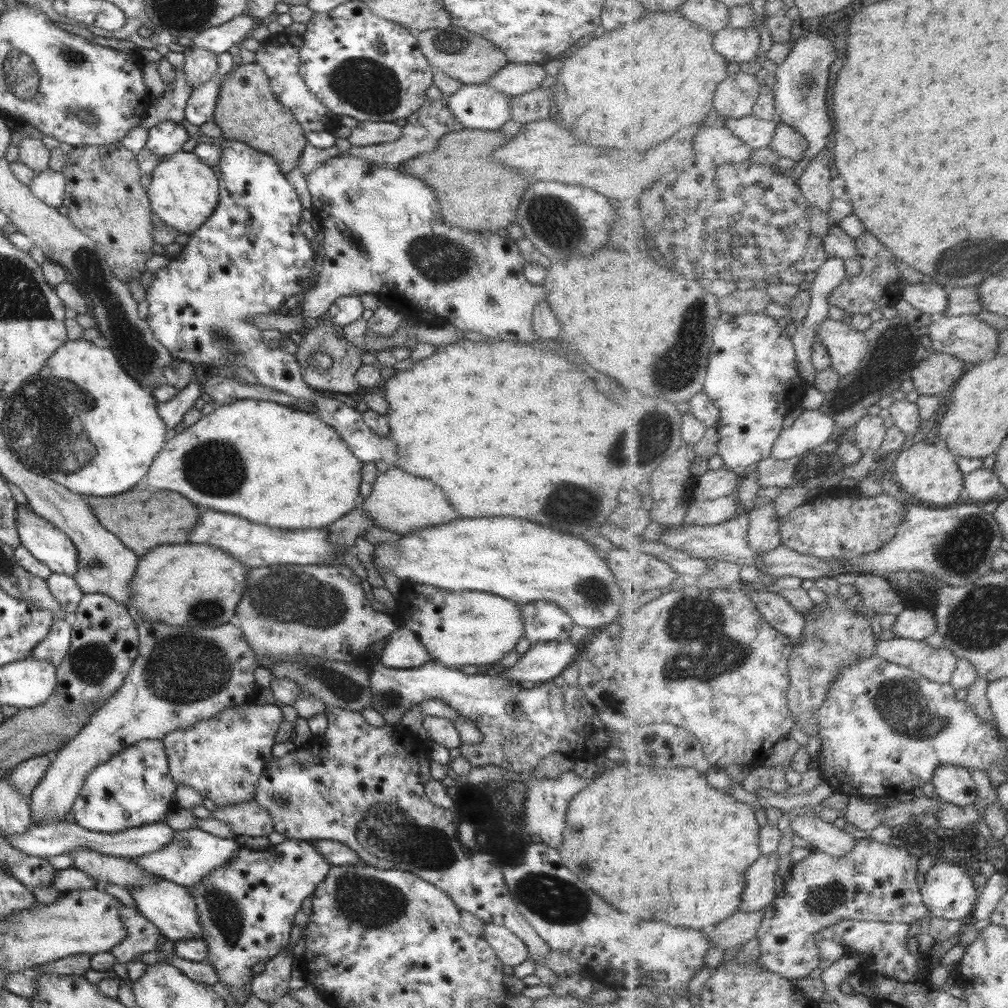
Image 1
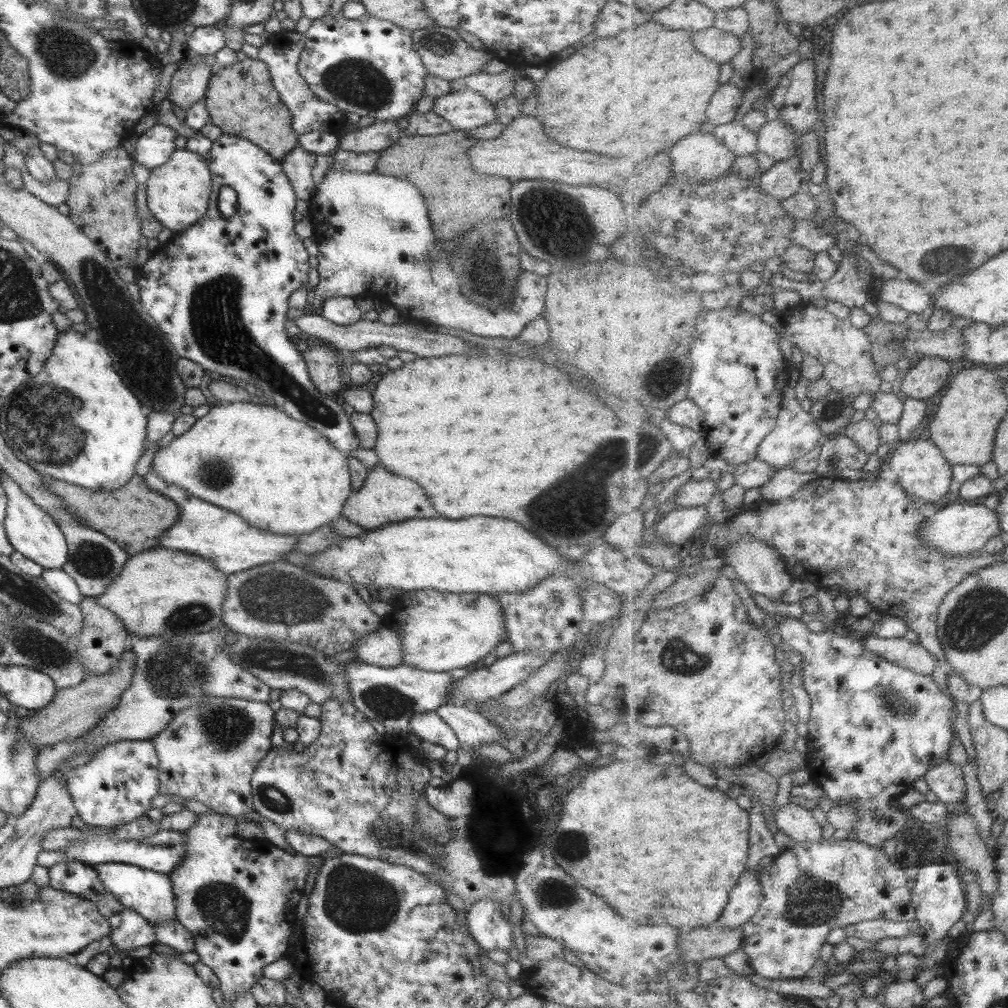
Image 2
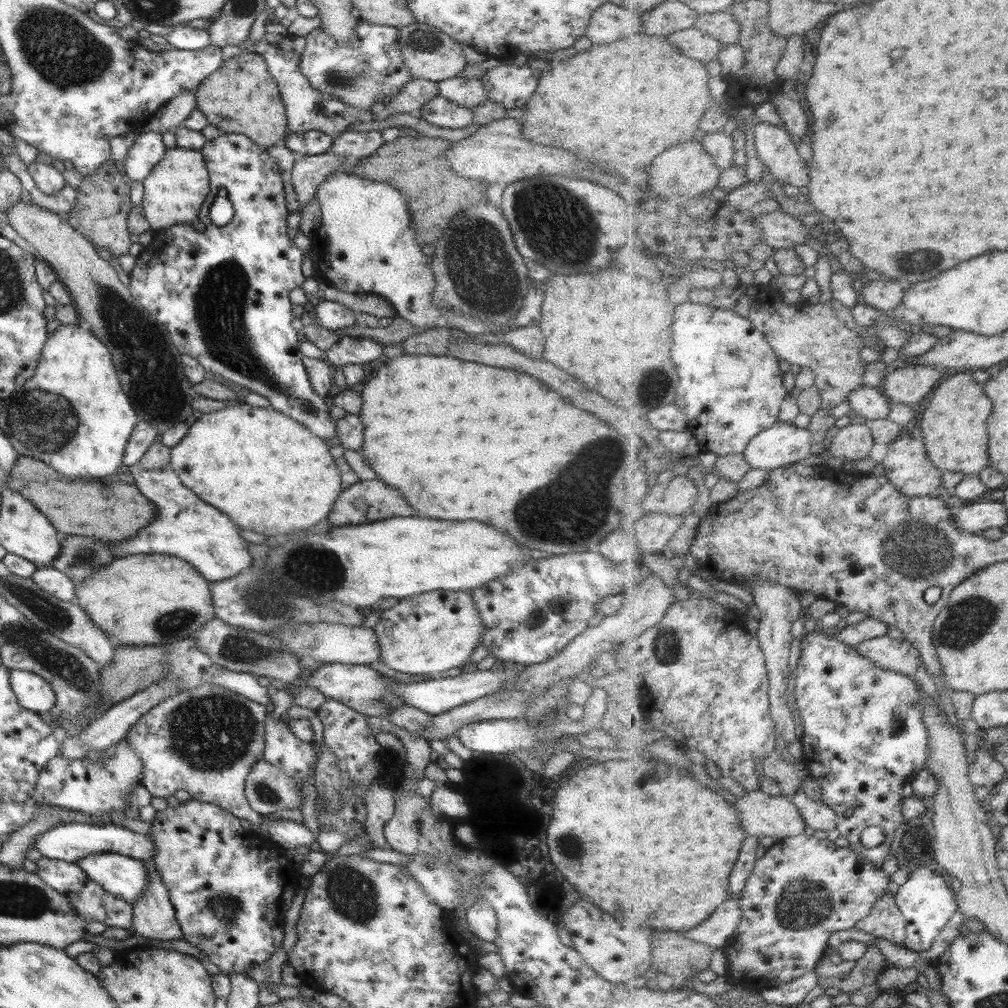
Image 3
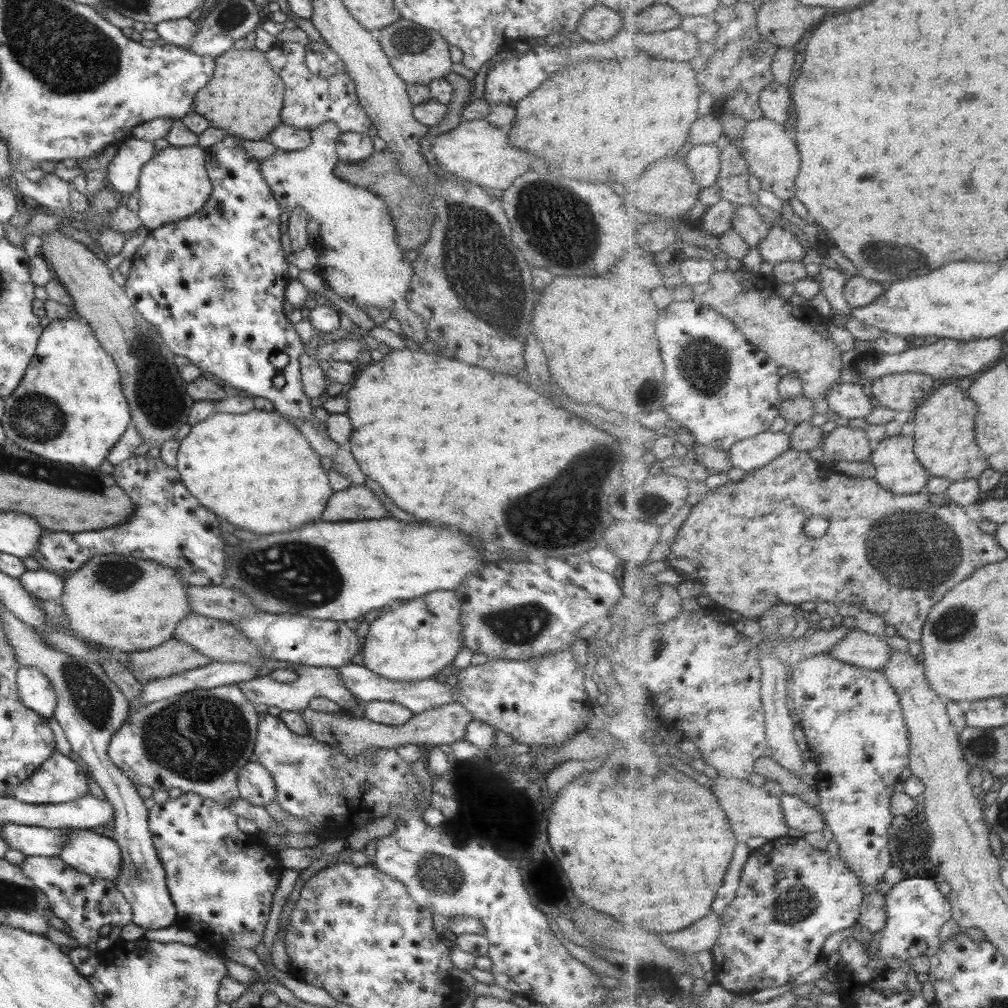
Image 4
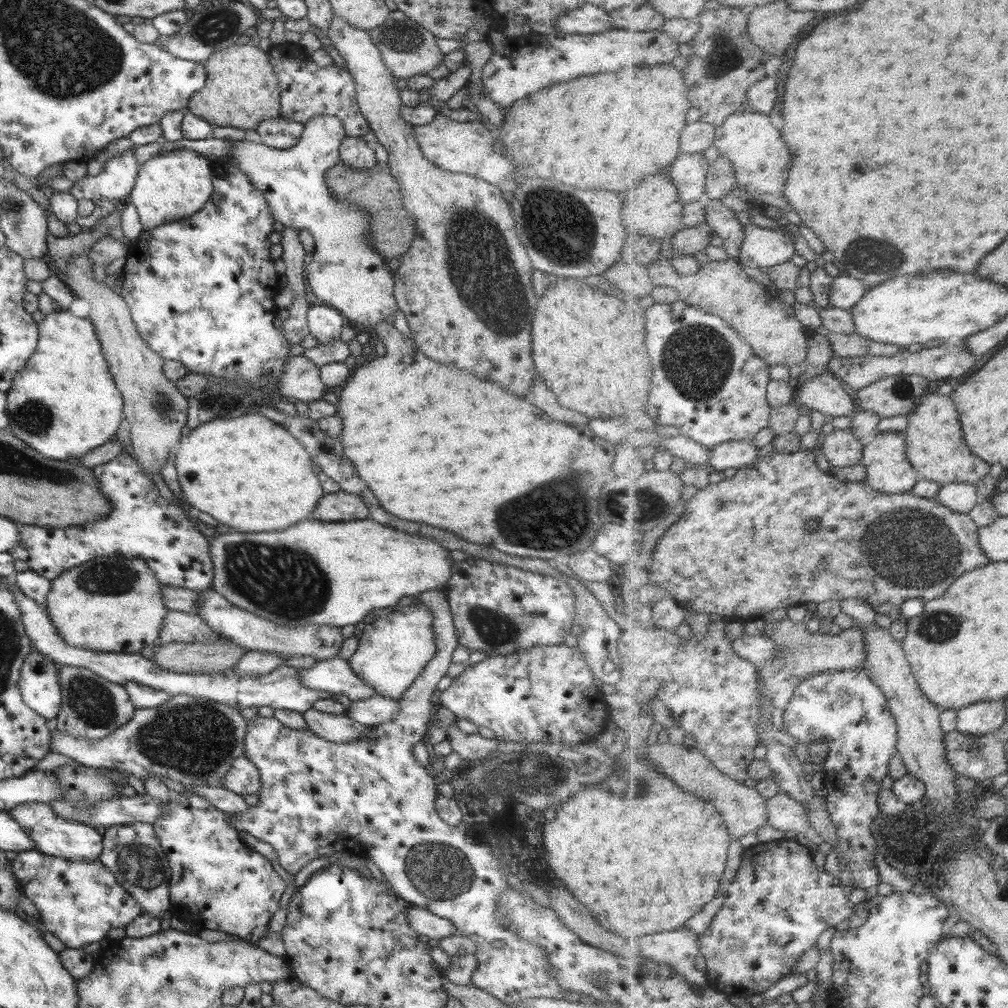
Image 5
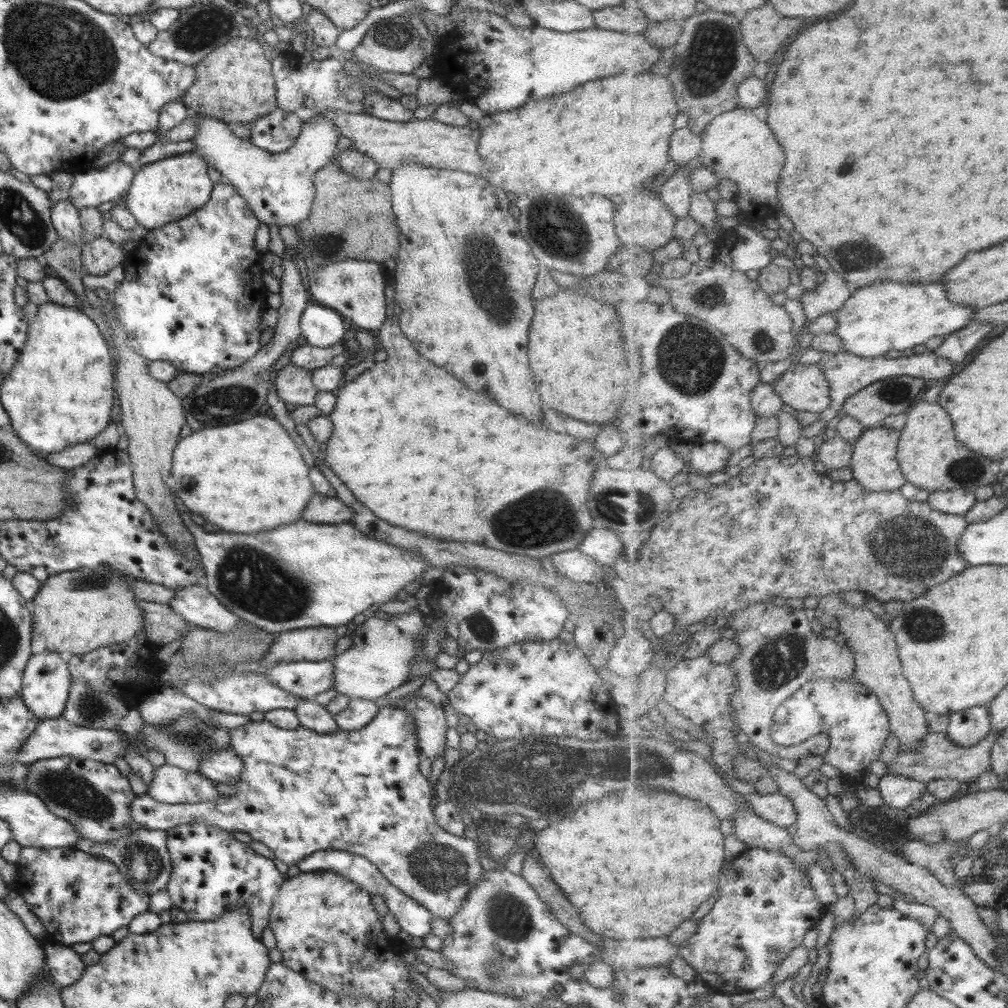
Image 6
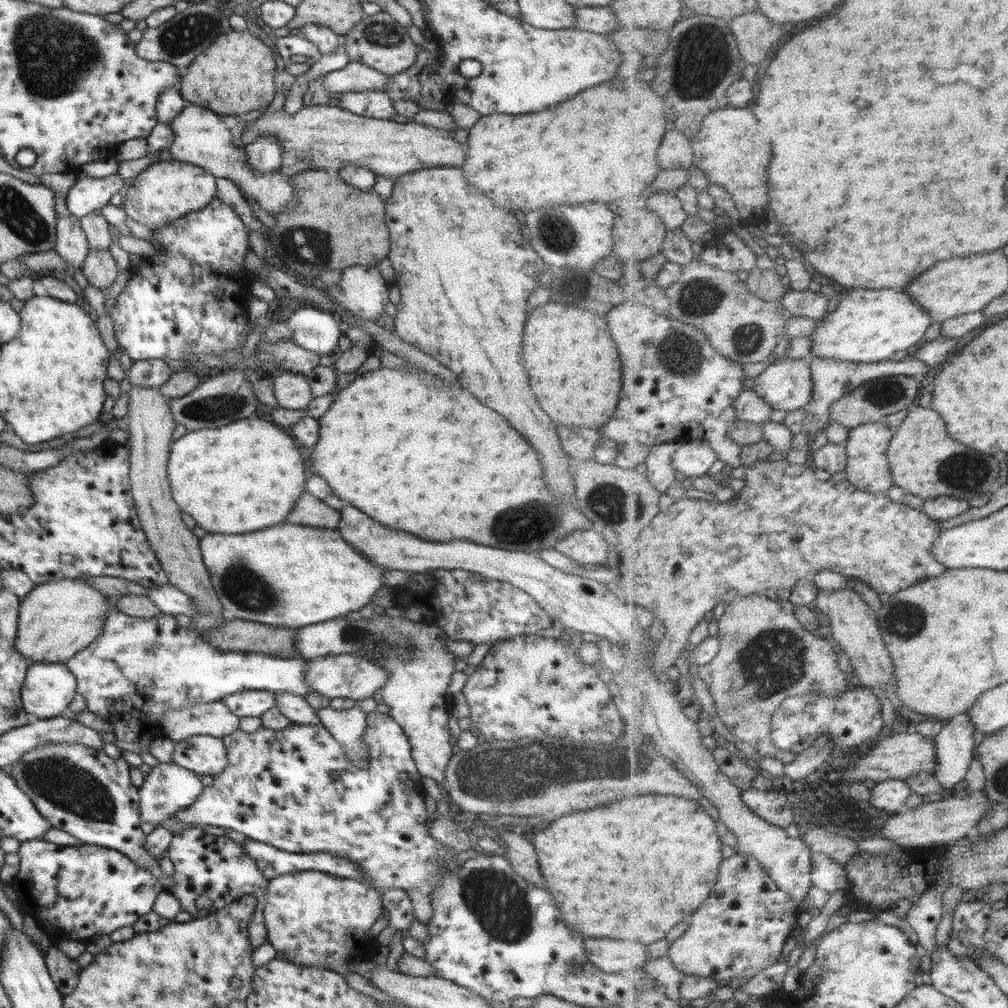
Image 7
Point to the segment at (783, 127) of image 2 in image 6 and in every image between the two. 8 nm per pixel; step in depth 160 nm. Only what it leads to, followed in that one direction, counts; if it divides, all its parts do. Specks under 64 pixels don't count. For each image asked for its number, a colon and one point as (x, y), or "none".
3: (774, 146)
4: (774, 158)
5: (761, 160)
6: (737, 145)

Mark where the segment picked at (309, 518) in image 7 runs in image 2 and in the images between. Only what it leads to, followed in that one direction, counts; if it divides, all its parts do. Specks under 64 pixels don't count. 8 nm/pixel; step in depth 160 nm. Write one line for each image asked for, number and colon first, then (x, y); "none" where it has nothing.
2: (383, 498)
3: (367, 501)
4: (355, 503)
5: (339, 506)
6: (322, 510)

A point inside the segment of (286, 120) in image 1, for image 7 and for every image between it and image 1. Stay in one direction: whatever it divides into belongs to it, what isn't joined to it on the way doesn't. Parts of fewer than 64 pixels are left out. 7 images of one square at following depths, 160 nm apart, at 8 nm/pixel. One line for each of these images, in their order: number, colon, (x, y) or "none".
2: (240, 100)
3: (240, 97)
4: (243, 97)
5: (240, 90)
6: (234, 83)
7: (234, 77)

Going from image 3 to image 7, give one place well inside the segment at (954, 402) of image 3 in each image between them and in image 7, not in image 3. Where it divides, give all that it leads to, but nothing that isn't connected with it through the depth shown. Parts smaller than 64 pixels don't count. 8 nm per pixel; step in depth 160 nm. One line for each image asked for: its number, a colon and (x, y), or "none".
4: (945, 431)
5: (936, 447)
6: (931, 456)
7: (925, 461)

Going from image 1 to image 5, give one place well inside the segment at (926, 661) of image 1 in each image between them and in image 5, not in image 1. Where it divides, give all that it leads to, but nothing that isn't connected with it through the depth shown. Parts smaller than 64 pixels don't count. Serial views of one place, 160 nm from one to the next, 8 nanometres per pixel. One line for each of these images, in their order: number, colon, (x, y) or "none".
2: (912, 655)
3: (900, 655)
4: (859, 648)
5: (802, 653)

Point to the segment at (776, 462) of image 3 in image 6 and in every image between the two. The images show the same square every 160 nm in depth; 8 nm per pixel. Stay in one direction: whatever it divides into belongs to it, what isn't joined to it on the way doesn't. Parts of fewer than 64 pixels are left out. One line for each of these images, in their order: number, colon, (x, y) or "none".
4: (753, 453)
5: (735, 454)
6: (711, 457)

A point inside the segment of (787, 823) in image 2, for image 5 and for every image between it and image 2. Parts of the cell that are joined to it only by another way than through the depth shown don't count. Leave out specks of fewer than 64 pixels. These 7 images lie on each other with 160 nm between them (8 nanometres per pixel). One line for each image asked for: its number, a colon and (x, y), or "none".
3: (761, 814)
4: (752, 811)
5: (744, 809)

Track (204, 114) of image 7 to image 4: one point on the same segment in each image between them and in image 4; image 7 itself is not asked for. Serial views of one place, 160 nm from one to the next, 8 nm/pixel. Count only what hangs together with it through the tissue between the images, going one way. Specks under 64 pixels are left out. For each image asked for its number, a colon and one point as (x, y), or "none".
4: (358, 261)
5: (345, 273)
6: (277, 188)

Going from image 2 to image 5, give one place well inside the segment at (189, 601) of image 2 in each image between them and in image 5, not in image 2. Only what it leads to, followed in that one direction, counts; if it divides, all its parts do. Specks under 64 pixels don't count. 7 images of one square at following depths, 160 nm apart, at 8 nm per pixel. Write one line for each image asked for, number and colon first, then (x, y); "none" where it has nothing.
3: (153, 599)
4: (126, 604)
5: (109, 604)

